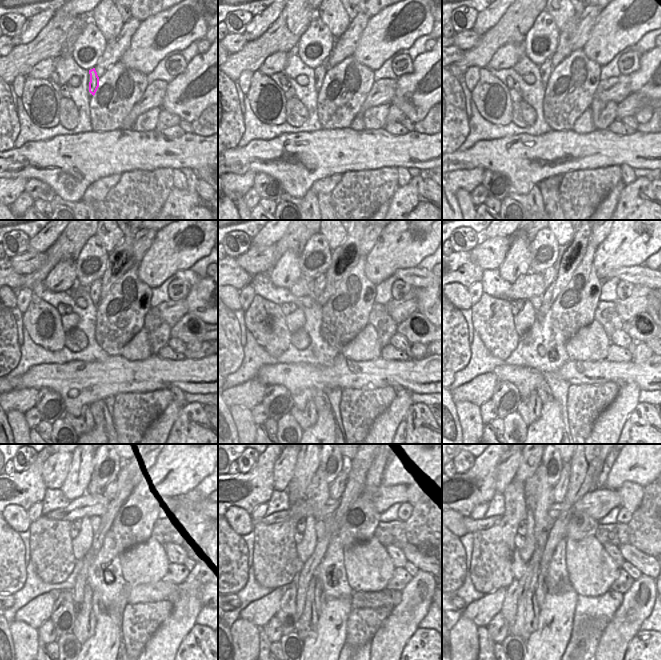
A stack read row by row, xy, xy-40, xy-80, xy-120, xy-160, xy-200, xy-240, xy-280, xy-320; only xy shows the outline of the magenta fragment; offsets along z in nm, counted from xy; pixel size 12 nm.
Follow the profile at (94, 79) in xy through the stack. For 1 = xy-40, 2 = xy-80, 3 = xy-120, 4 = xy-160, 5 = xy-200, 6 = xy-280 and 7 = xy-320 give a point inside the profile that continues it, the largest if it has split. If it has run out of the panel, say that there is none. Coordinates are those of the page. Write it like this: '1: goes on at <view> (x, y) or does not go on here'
1: goes on at xy-40 (319, 72)
2: goes on at xy-80 (545, 68)
3: goes on at xy-120 (95, 287)
4: goes on at xy-160 (319, 283)
5: goes on at xy-200 (549, 275)
6: goes on at xy-280 (336, 488)
7: goes on at xy-320 (560, 488)

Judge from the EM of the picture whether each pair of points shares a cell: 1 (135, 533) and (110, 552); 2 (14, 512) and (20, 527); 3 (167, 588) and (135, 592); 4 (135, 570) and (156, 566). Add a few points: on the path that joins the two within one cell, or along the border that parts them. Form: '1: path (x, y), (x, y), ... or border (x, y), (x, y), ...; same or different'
1: border (106, 535), (112, 538), (119, 554); different
2: path (17, 514), (17, 519), (20, 523); same
3: path (159, 591), (143, 592); same
4: path (140, 566), (151, 566); same

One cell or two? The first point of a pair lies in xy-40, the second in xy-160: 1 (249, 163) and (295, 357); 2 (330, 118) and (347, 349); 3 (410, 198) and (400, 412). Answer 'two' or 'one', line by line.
1: two
2: two
3: two

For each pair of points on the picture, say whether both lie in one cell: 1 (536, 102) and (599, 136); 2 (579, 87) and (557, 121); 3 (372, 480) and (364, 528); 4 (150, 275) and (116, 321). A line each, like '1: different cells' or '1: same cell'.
1: different cells
2: same cell
3: same cell
4: different cells

